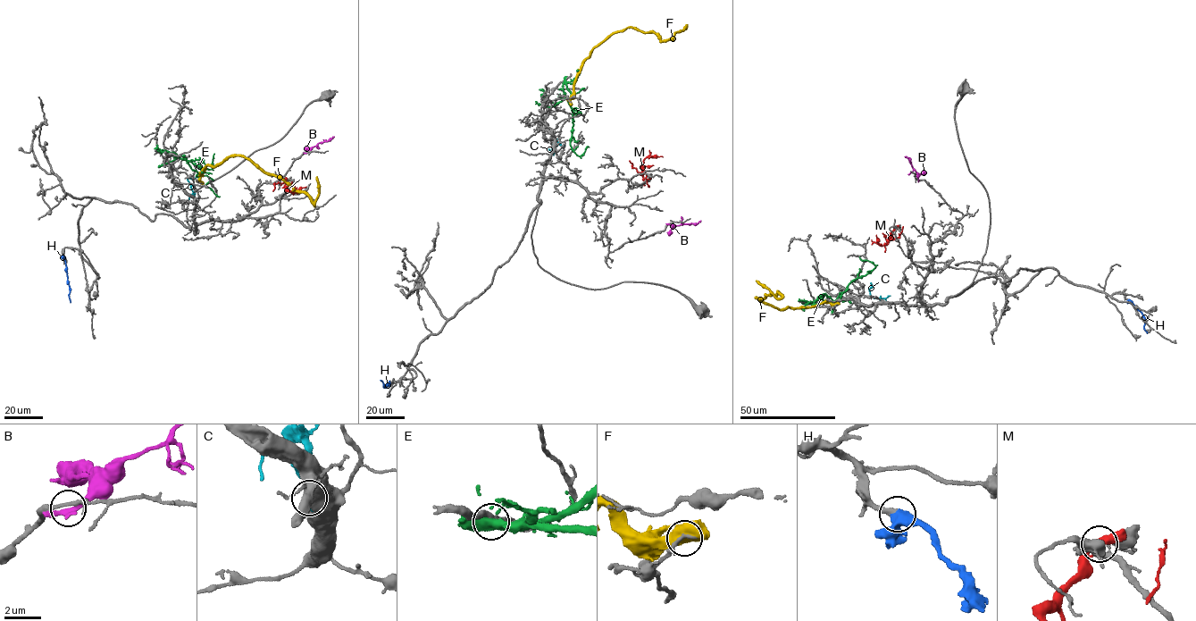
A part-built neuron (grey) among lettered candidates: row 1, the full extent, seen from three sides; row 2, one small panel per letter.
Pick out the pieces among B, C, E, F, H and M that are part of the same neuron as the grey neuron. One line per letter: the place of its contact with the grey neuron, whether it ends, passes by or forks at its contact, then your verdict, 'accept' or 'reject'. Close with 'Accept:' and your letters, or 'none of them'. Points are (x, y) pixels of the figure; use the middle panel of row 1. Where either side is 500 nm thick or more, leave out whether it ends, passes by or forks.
B: meets grey at (668, 224); it passes by; reject
C: meets grey at (553, 144); reject
E: meets grey at (564, 79); reject
F: meets grey at (571, 103); reject
H: meets grey at (389, 384); accept
M: meets grey at (644, 182); it passes by; reject
Accept: H

